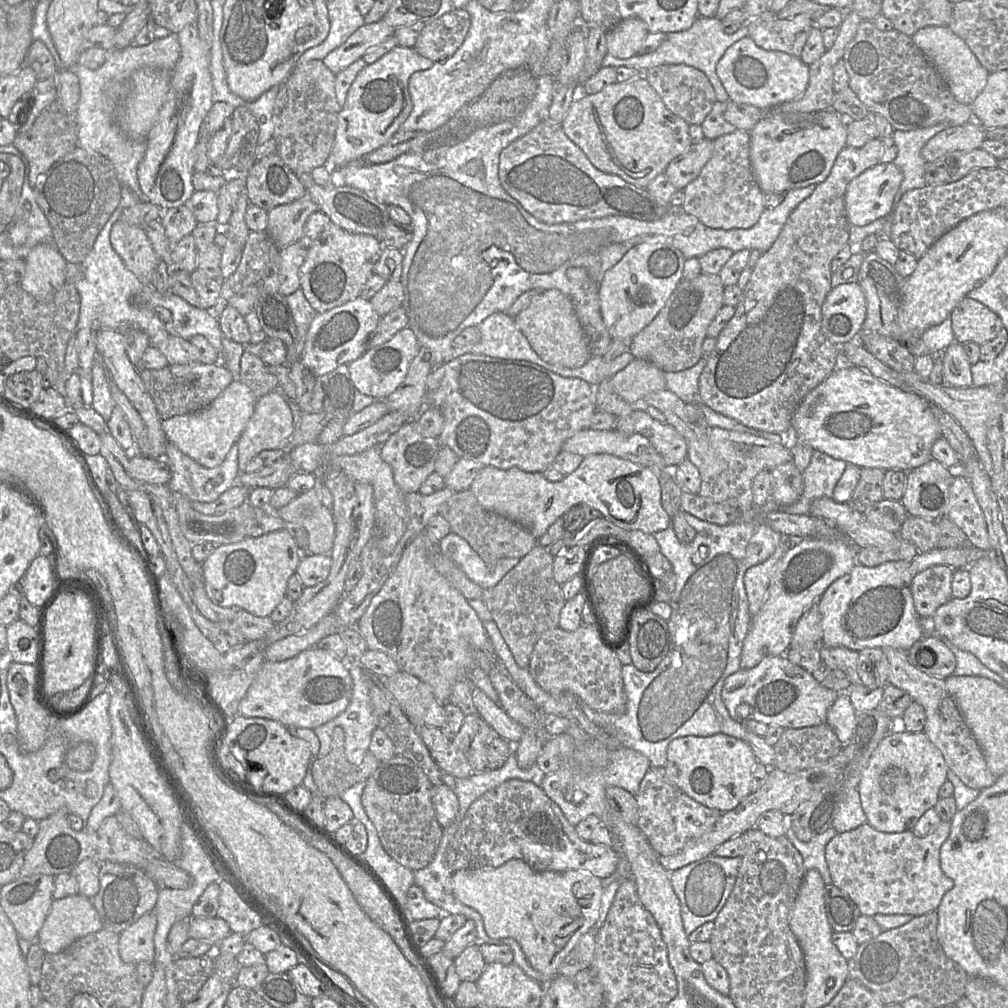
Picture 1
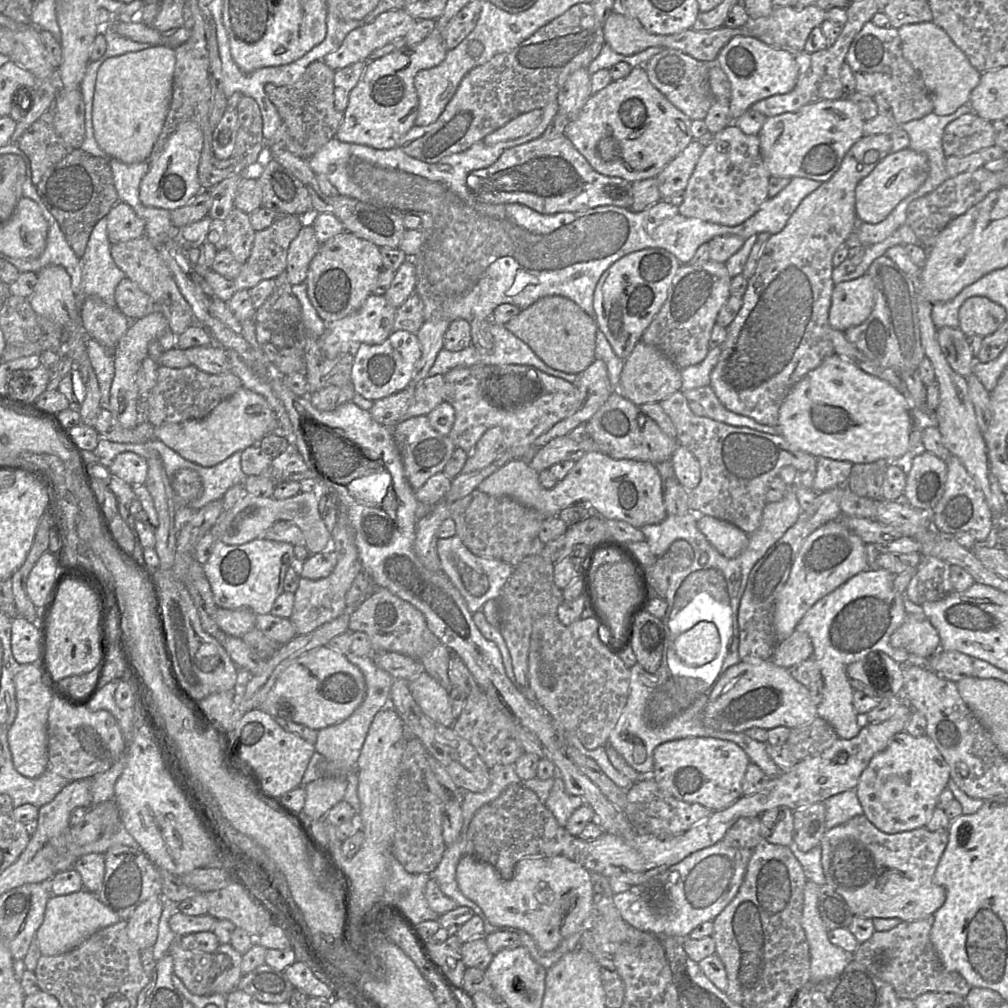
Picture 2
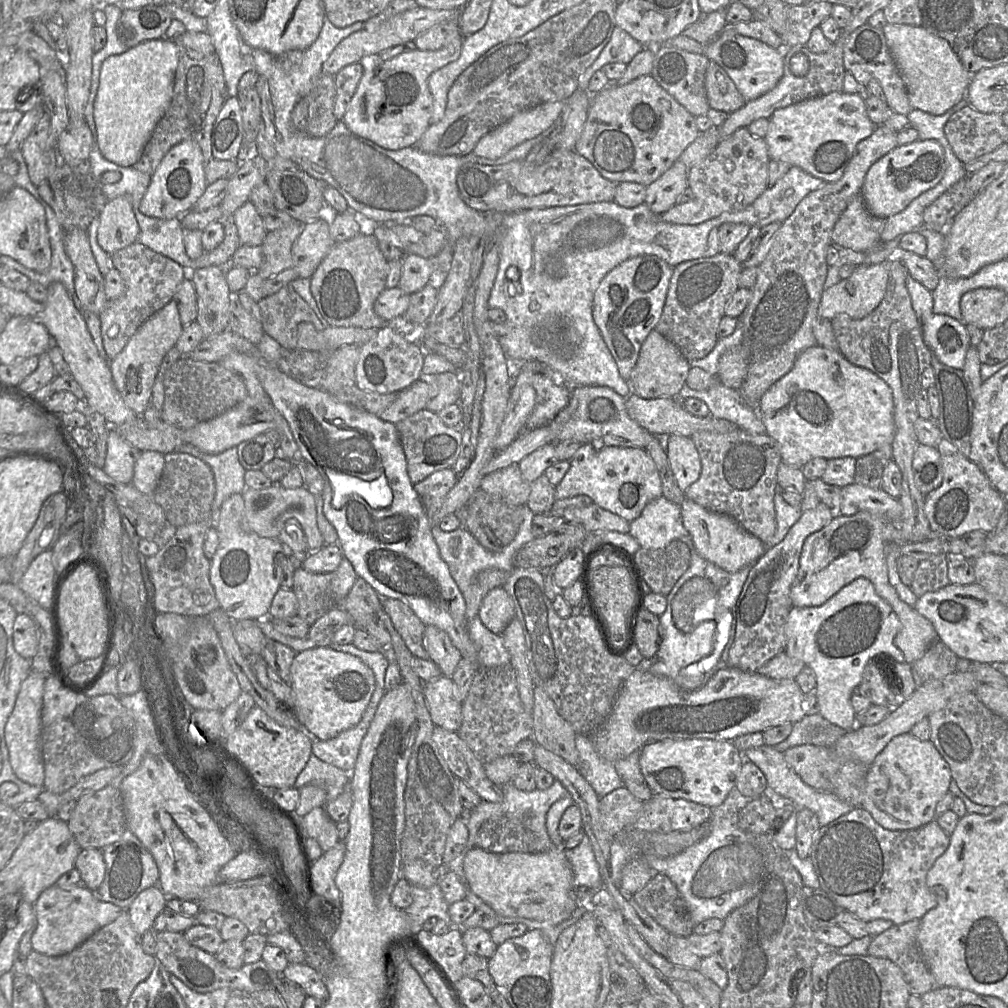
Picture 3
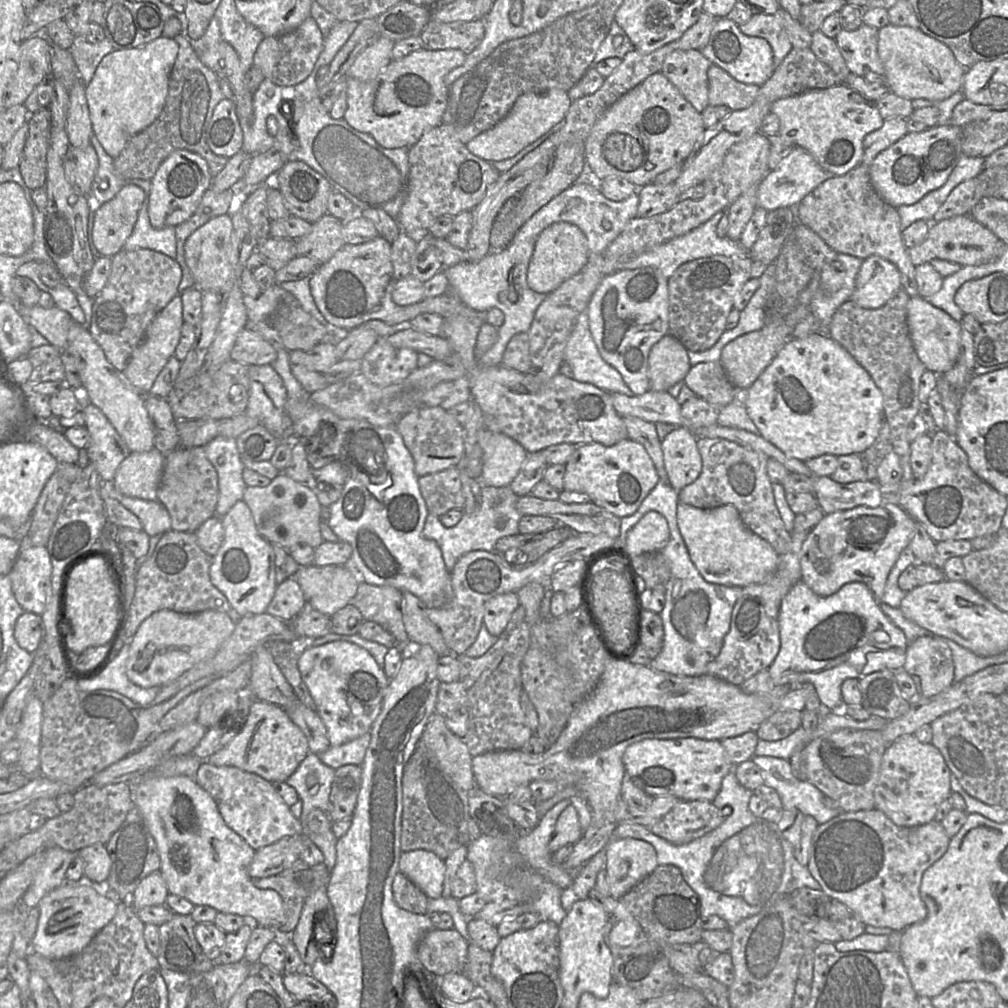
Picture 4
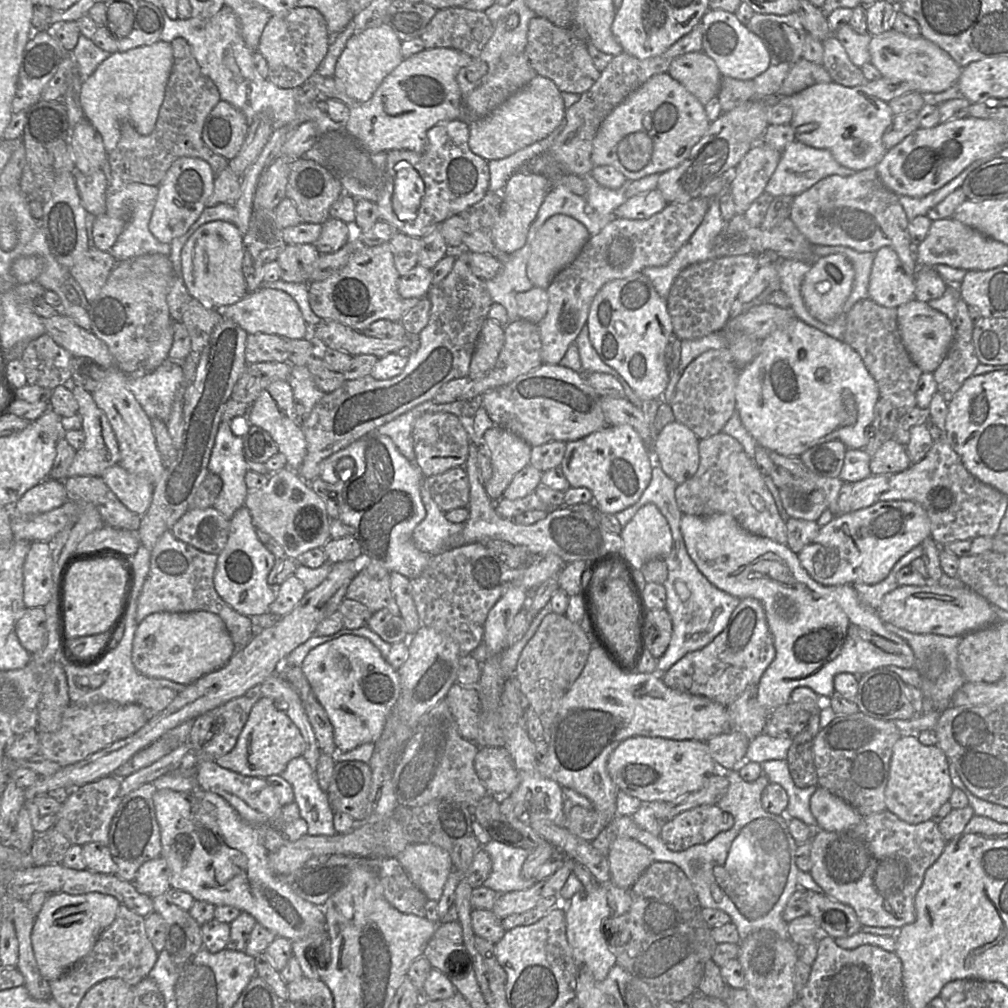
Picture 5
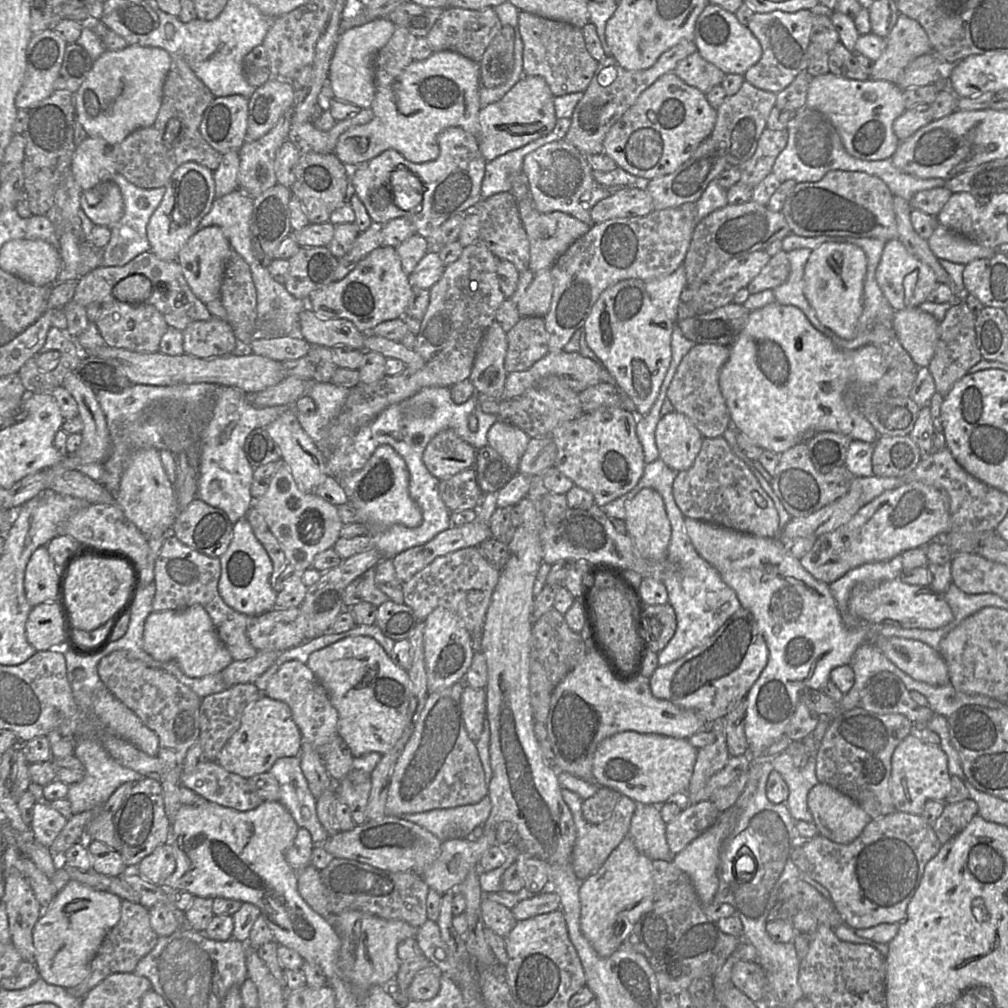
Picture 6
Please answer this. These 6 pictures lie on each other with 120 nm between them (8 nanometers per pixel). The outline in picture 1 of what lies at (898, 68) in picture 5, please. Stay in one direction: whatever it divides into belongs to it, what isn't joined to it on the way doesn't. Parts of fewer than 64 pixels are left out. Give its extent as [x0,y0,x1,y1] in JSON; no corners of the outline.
[912,26,989,104]

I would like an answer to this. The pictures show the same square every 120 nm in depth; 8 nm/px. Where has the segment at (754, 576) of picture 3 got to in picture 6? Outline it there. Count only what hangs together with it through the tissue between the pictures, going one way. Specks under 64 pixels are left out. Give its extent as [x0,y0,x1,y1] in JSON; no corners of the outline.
[649,607,768,725]

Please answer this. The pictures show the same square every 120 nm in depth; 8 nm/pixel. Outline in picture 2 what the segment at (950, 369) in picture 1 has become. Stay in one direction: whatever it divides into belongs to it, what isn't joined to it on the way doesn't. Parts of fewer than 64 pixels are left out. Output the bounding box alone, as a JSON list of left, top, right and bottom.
[937,327,976,378]

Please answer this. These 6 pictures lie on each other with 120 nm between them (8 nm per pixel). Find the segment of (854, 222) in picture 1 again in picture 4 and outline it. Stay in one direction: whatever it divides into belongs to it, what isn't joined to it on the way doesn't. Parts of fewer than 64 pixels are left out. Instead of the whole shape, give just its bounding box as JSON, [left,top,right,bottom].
[870,125,961,206]

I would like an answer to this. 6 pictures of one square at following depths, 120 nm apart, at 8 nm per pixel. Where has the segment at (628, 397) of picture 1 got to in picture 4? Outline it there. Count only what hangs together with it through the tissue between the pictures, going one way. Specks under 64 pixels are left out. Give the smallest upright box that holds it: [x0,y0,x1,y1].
[648,334,691,391]

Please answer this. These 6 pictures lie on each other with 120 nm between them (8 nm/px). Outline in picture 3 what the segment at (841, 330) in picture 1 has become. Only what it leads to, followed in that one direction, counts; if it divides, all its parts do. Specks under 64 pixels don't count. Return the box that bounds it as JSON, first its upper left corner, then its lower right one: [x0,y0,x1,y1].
[818,260,889,319]

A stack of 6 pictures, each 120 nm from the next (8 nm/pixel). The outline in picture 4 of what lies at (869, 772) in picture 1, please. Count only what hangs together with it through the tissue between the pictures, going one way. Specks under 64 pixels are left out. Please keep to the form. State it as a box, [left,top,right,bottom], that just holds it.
[874,734,952,826]

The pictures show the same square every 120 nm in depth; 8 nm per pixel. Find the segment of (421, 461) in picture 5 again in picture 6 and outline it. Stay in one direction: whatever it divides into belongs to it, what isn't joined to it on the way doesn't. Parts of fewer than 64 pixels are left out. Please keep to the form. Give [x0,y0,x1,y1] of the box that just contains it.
[422,429,477,479]

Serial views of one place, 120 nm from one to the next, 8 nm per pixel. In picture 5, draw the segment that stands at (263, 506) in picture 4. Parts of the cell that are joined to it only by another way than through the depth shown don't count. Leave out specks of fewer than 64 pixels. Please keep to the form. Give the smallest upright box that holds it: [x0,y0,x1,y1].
[245,468,331,560]

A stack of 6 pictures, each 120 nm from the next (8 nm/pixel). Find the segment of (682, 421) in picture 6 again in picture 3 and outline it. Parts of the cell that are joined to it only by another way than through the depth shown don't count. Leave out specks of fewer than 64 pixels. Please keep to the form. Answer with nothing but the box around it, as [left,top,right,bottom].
[666,434,701,492]

